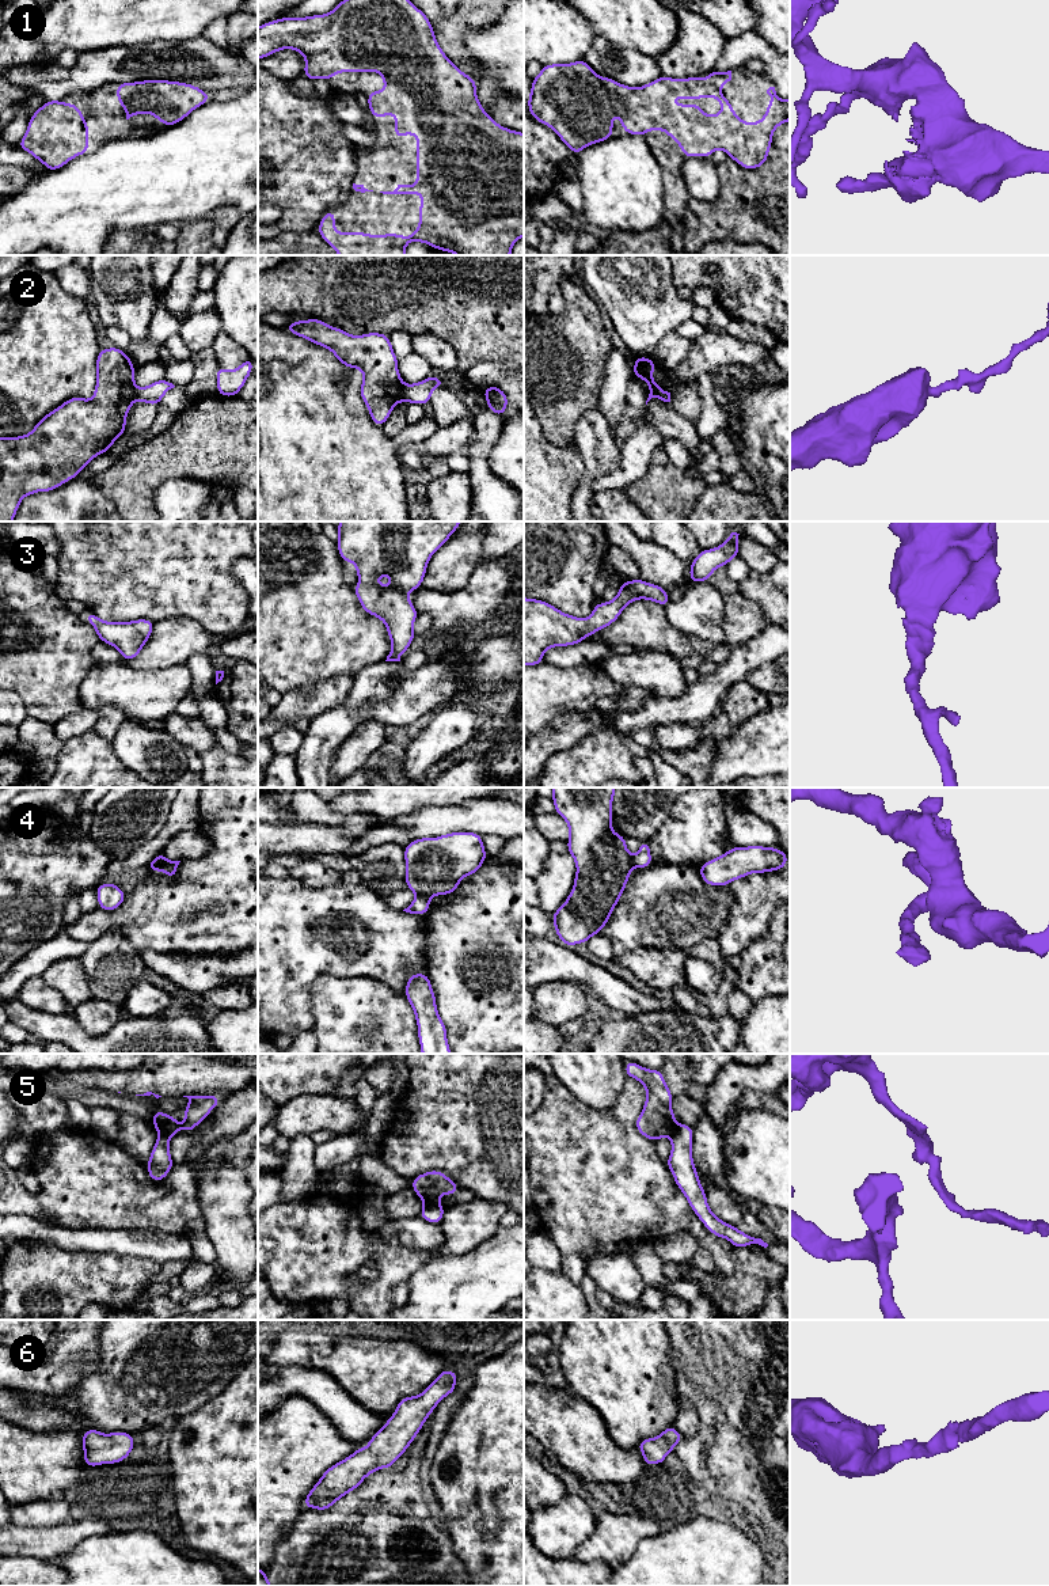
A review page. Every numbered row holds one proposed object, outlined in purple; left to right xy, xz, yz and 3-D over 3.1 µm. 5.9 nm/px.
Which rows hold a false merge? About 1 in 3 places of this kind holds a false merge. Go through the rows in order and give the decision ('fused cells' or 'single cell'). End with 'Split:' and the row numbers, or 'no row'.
1: single cell
2: fused cells
3: single cell
4: fused cells
5: fused cells
6: single cell
Split: 2, 4, 5

